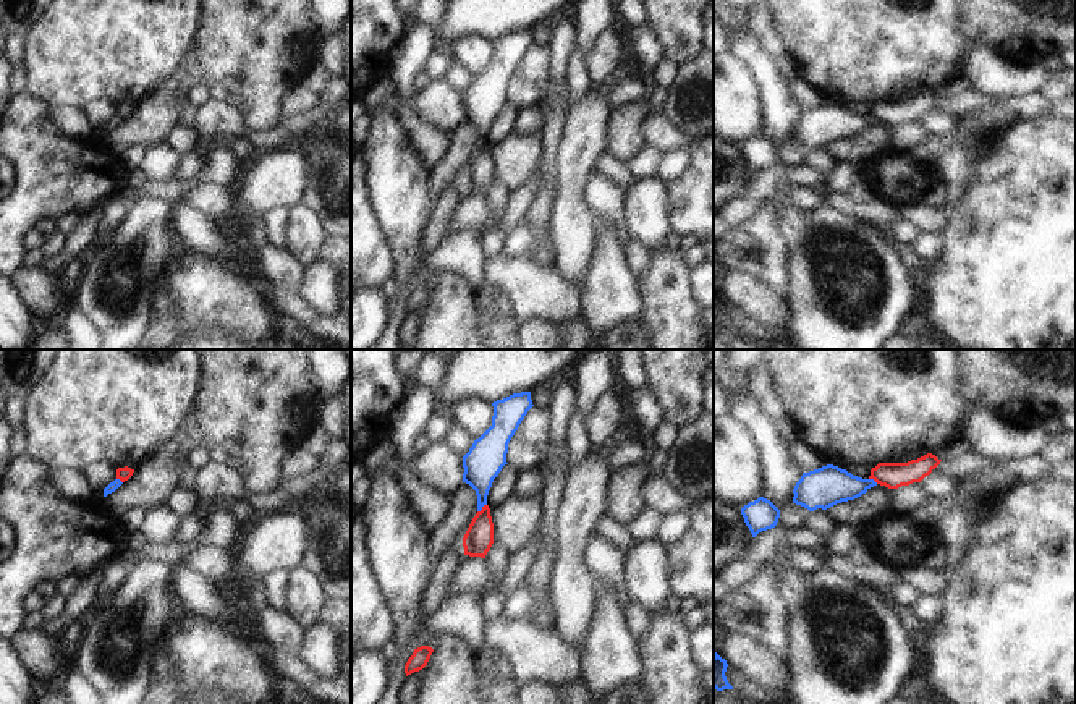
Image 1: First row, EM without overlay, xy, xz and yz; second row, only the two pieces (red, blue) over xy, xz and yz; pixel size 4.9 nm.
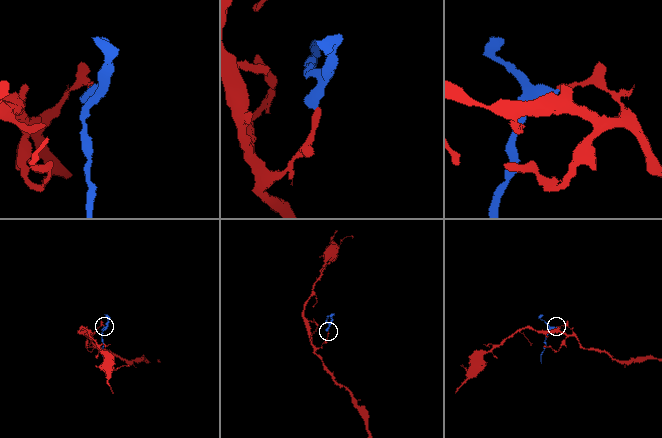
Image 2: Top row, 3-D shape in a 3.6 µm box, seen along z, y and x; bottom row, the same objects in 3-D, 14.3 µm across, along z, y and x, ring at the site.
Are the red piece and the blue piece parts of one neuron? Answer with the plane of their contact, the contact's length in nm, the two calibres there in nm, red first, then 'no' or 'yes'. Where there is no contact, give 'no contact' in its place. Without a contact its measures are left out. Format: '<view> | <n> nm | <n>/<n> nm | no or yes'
xz | 60 nm | 140/190 nm | no

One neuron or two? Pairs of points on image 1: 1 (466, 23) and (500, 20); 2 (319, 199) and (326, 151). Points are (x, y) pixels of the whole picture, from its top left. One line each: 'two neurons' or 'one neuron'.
1: one neuron
2: one neuron

